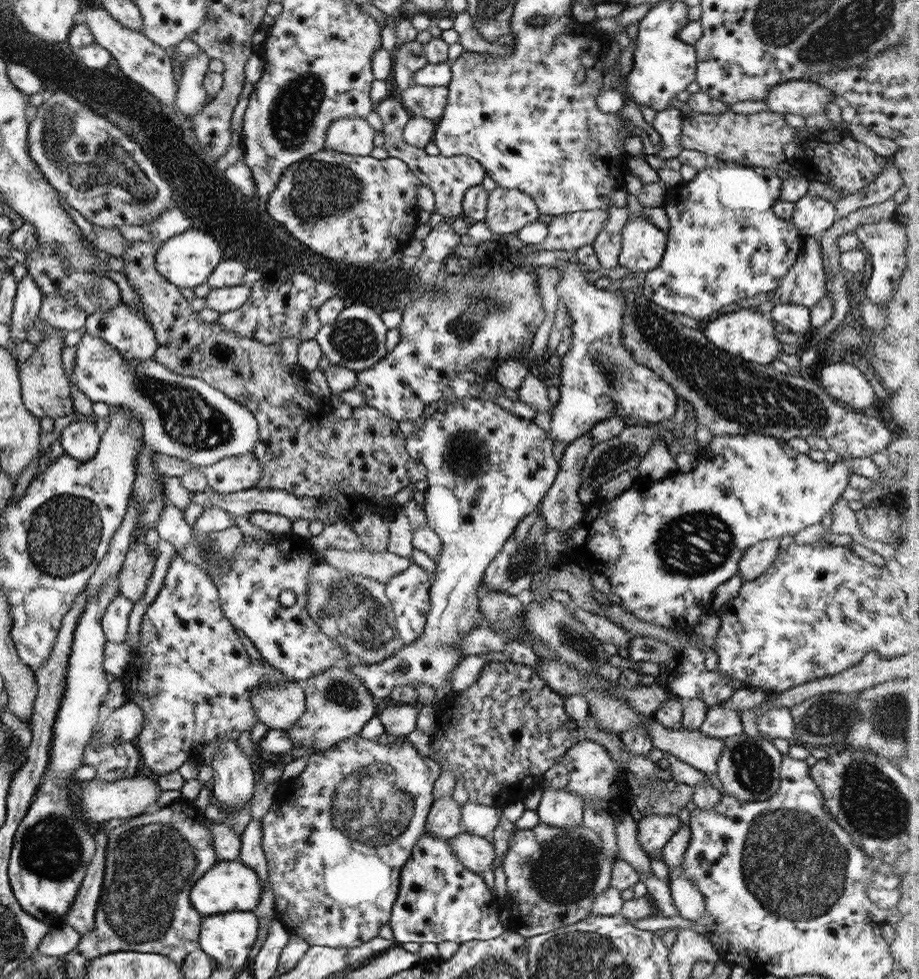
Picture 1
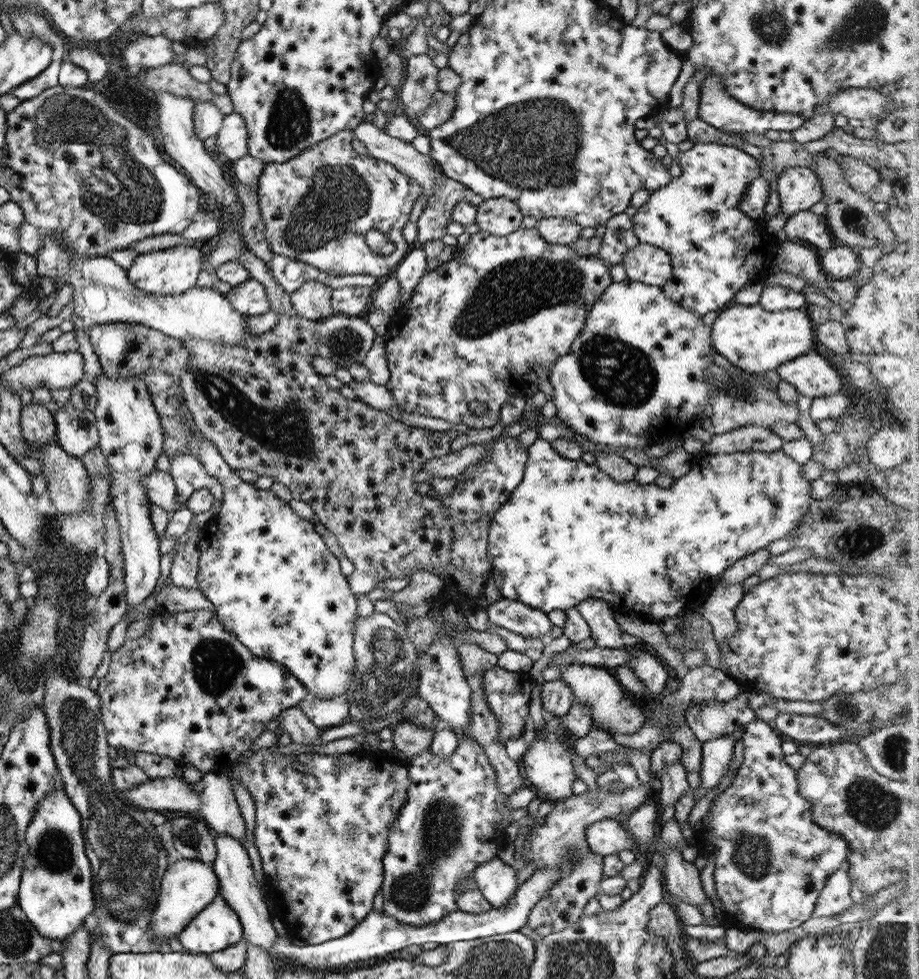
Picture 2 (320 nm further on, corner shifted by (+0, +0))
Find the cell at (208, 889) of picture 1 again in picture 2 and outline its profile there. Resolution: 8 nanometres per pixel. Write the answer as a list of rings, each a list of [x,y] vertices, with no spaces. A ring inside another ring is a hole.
[[[182,858],[169,865],[161,882],[158,882],[158,886],[158,893],[150,910],[148,922],[148,930],[154,940],[178,935],[189,924],[189,921],[202,908],[205,908],[209,901],[213,900],[215,895],[219,895],[219,881],[213,873],[211,864],[199,862],[196,859]]]

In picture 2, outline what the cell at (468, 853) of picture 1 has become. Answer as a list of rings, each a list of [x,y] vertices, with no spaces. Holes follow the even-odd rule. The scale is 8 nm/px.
[[[496,856],[473,869],[471,880],[492,908],[503,906],[514,894],[516,890],[514,869]]]

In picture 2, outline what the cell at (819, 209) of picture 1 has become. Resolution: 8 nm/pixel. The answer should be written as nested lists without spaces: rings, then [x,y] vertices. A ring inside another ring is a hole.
[[[787,167],[777,177],[779,214],[807,210],[822,198],[818,176],[808,167]]]

